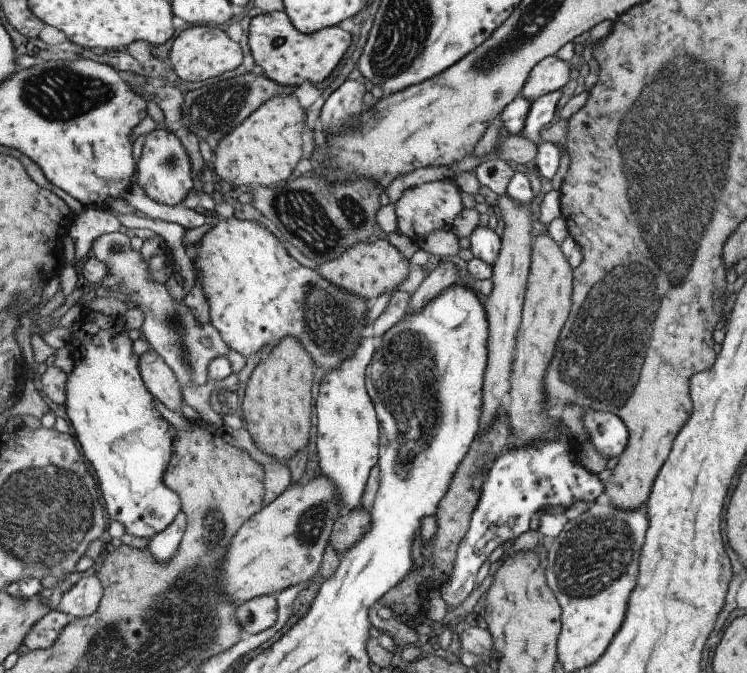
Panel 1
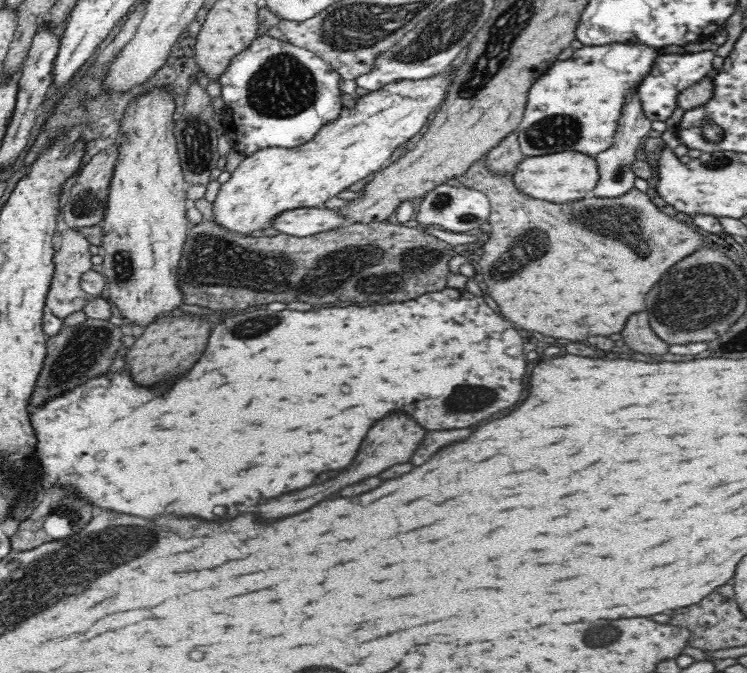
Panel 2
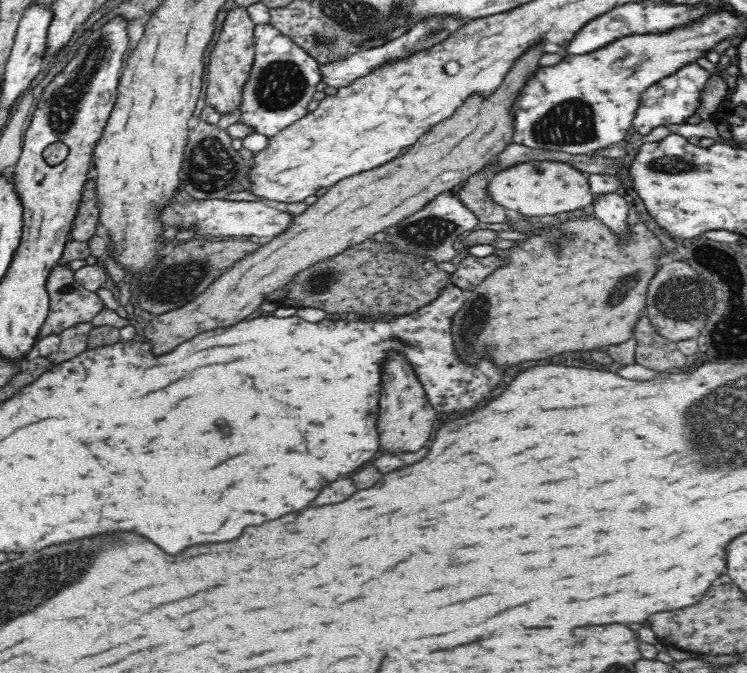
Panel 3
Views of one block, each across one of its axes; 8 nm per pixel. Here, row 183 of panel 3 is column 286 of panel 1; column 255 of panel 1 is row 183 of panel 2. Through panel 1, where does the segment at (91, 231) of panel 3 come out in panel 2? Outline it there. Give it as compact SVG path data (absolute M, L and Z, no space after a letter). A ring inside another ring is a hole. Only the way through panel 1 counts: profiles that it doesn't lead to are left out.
M114 144L107 150L96 154L90 162L83 166L80 172L80 180L70 188L70 196L66 199L66 204L62 209L64 222L70 229L88 228L102 223L104 212L106 211L108 186L114 174L114 164L118 160L118 146Z

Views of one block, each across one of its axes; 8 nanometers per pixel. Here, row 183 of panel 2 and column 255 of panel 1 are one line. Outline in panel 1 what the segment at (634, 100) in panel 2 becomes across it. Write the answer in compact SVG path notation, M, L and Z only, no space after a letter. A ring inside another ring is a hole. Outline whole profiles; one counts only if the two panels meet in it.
M272 595L255 596L237 604L235 620L244 634L254 635L271 628L277 617L277 603Z

